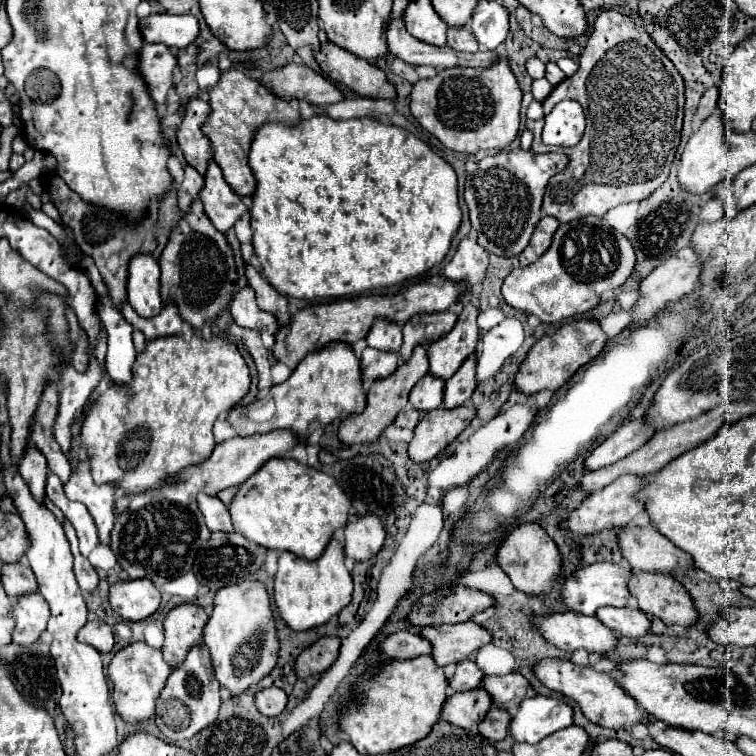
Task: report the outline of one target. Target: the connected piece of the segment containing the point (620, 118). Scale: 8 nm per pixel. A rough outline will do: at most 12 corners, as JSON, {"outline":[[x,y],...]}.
{"outline":[[601,12],[543,212],[559,222],[641,202],[669,176],[685,86],[647,32]]}

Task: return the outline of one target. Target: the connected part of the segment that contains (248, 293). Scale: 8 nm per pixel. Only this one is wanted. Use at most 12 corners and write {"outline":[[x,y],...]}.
{"outline":[[253,288],[239,290],[229,306],[235,324],[277,332],[275,316],[255,302]]}

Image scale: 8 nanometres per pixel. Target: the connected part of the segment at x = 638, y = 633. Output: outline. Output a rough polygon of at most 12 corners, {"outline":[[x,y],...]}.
{"outline":[[605,606],[597,618],[625,638],[643,638],[651,620],[643,610]]}

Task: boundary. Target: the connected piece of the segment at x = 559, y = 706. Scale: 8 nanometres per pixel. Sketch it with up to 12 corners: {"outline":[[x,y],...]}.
{"outline":[[551,696],[521,702],[509,734],[537,744],[573,724],[573,708]]}

